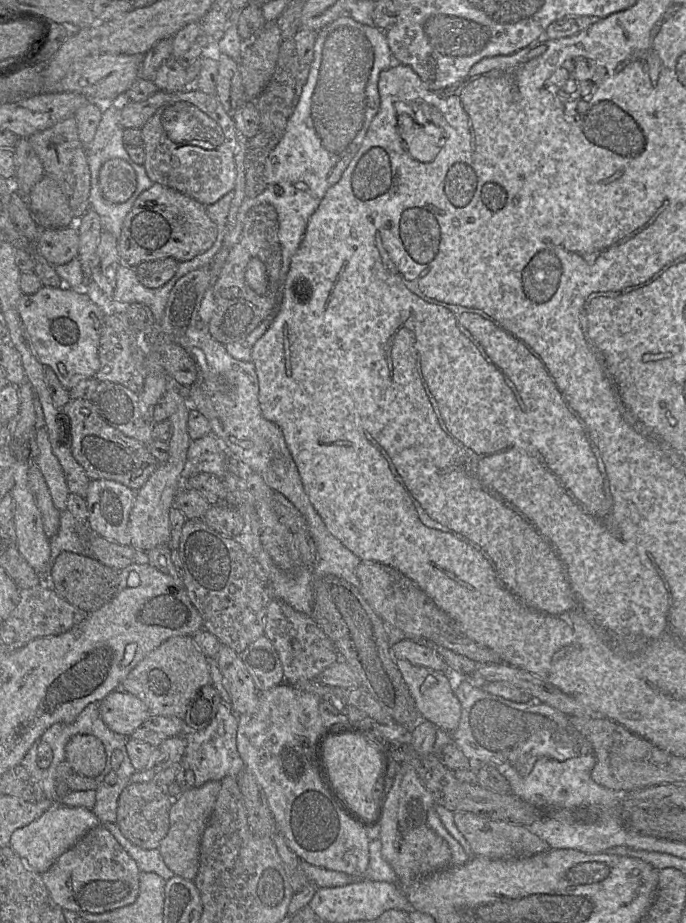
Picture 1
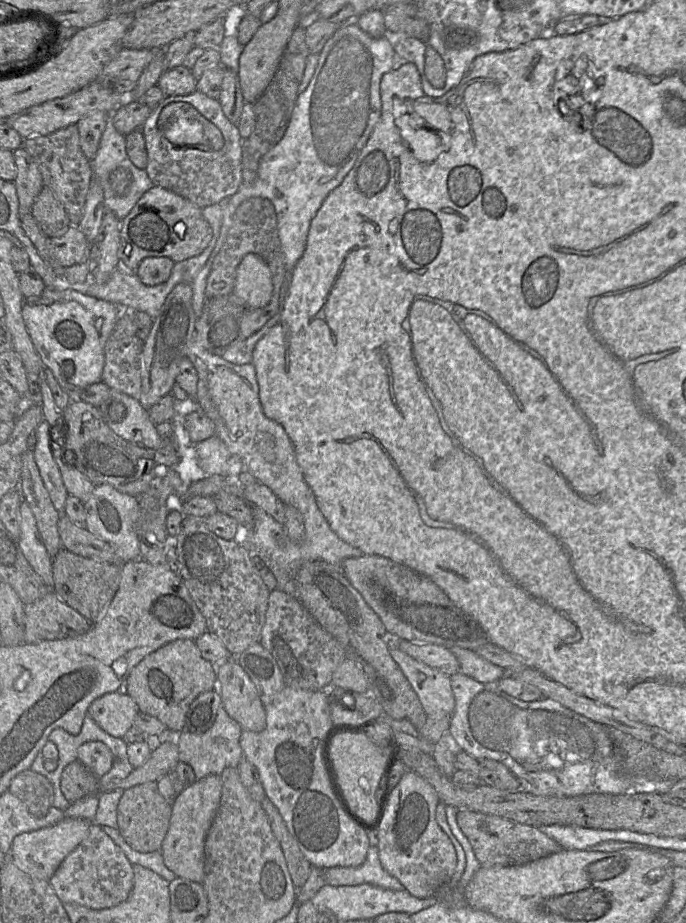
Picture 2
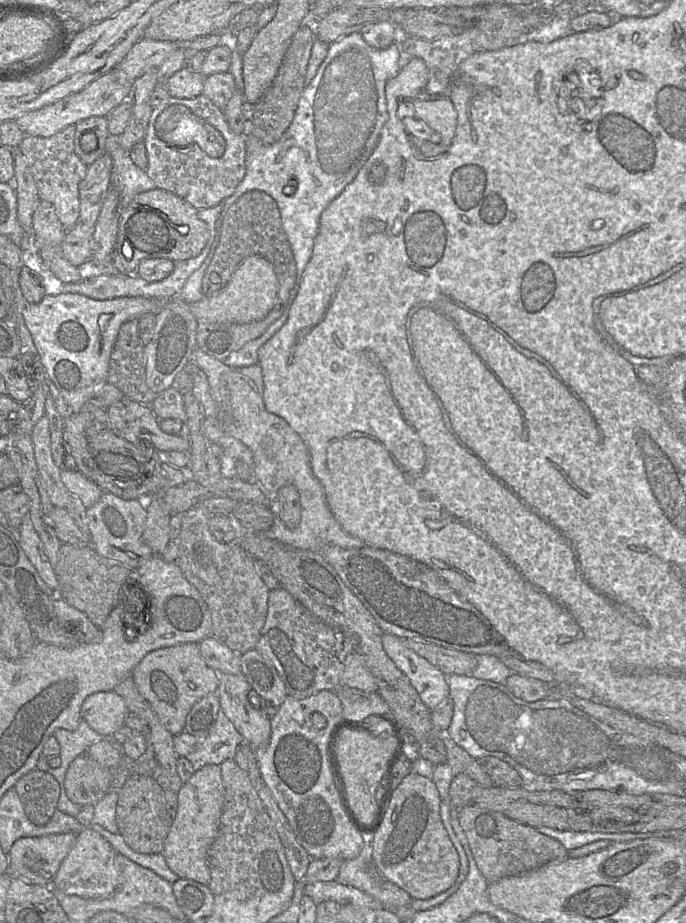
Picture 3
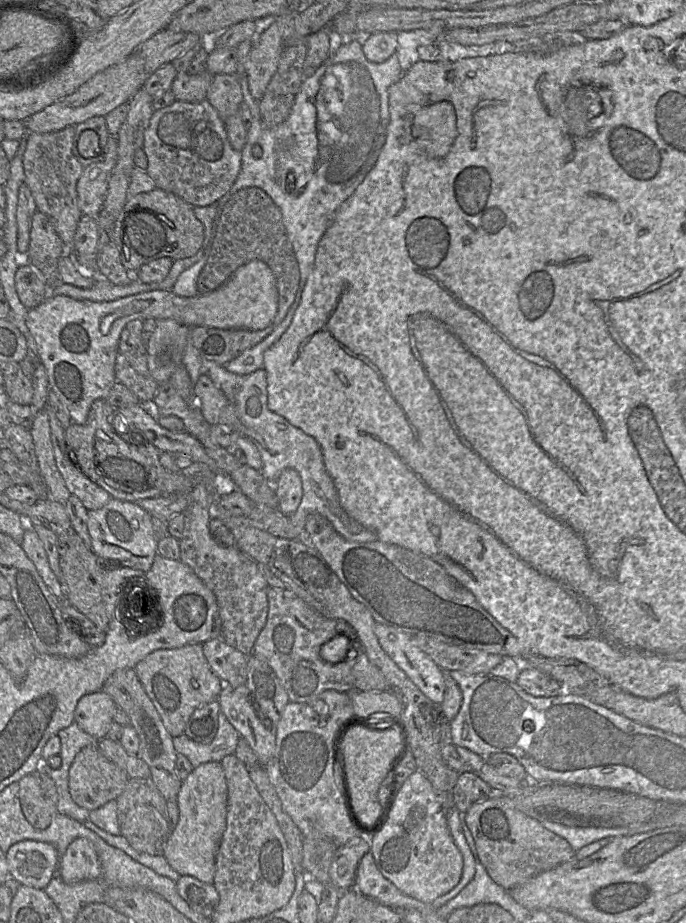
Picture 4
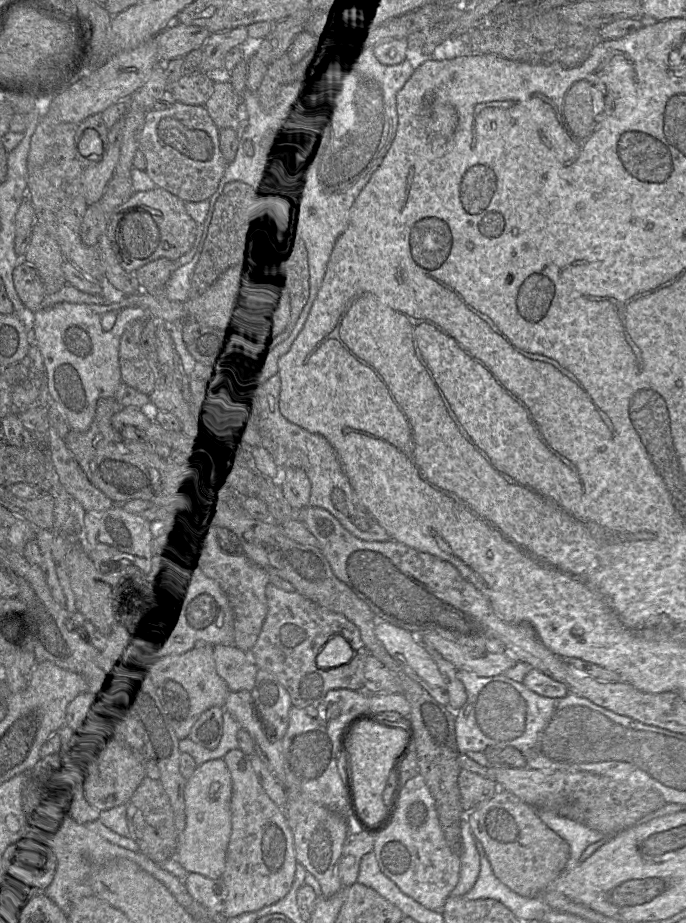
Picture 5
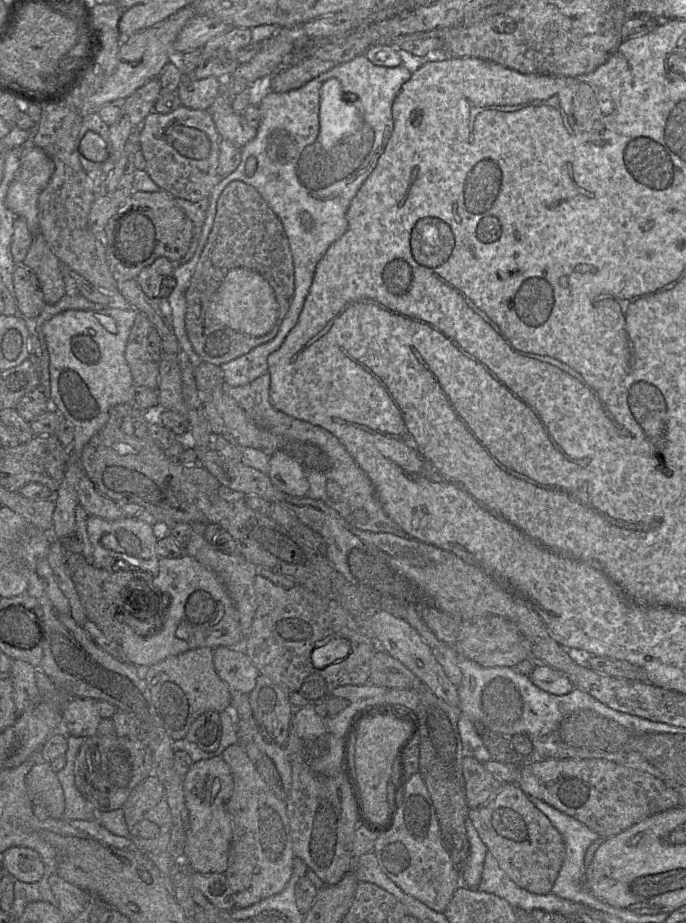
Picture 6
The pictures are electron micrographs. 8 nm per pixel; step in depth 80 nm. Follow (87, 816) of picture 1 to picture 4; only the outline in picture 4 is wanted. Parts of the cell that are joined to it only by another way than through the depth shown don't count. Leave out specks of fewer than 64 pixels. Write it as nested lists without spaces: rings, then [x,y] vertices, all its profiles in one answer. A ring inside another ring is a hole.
[[[36,840],[14,843],[6,853],[10,877],[21,885],[42,890],[57,874],[59,860],[52,844]]]

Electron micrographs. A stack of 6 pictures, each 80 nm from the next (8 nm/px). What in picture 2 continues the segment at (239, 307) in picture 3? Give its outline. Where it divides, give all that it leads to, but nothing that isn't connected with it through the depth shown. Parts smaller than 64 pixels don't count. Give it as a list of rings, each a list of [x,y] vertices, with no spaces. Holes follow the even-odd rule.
[[[246,254],[236,269],[233,295],[250,308],[262,308],[269,303],[272,293],[267,263],[258,254]]]

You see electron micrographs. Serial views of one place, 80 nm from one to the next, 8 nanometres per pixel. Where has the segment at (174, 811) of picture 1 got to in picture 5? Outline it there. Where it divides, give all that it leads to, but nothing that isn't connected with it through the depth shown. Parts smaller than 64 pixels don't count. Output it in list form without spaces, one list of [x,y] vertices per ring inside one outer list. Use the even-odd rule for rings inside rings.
[[[222,758],[211,759],[198,765],[186,779],[185,828],[171,858],[175,858],[188,873],[198,873],[211,879],[222,876],[231,835],[231,794],[231,776]]]

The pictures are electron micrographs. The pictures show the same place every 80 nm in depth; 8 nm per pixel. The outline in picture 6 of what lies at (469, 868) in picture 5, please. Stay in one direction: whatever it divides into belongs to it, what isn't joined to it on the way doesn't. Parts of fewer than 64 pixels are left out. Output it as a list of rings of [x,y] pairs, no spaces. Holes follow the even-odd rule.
[[[469,819],[465,822],[465,828],[470,844],[470,855],[465,867],[459,870],[461,886],[469,890],[477,890],[481,882],[484,860],[488,849],[480,839],[477,830]]]

